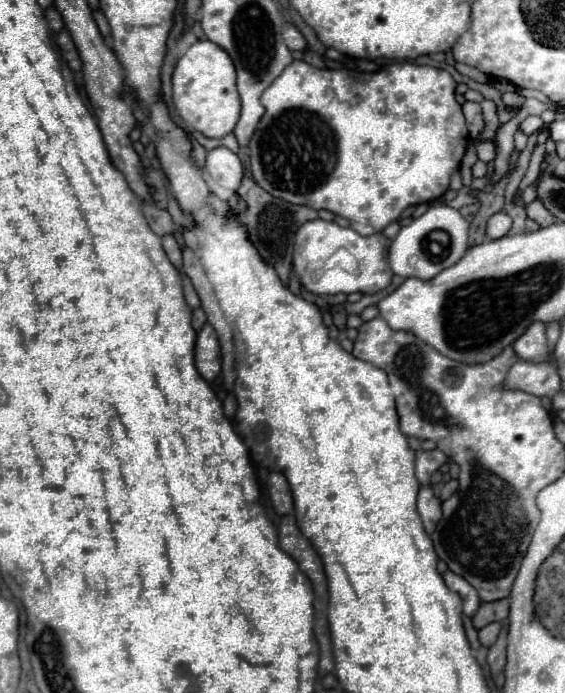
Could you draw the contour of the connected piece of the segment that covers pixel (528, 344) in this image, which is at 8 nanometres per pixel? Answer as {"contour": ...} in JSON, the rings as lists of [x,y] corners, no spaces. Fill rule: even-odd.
{"contour":[[[535,321],[527,327],[527,333],[513,343],[513,349],[519,359],[523,361],[545,361],[549,359],[547,339],[545,339],[545,325]]]}

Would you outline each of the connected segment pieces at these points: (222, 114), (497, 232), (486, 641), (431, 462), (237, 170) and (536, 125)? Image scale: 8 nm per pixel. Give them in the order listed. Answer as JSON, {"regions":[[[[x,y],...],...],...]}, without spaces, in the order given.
{"regions":[[[[201,39],[187,49],[173,71],[173,105],[189,127],[209,139],[233,134],[241,114],[241,100],[235,87],[233,61],[221,47]]],[[[495,213],[489,217],[487,221],[487,237],[489,239],[499,239],[499,237],[505,237],[511,229],[513,221],[507,213]]],[[[491,623],[491,625],[483,627],[483,629],[479,631],[479,641],[481,641],[481,645],[491,647],[491,645],[497,641],[499,631],[501,631],[501,623]]],[[[433,449],[433,451],[417,451],[415,475],[417,475],[419,483],[421,485],[427,485],[431,473],[437,471],[445,461],[447,461],[447,457],[439,449]]],[[[217,147],[211,149],[207,153],[207,161],[205,161],[205,169],[209,171],[209,175],[223,187],[235,191],[241,183],[243,177],[243,167],[239,157],[229,151],[227,147]]],[[[527,117],[523,123],[521,123],[521,131],[525,133],[525,135],[531,135],[531,133],[535,133],[535,131],[539,131],[543,127],[543,121],[541,121],[541,117]]]]}

